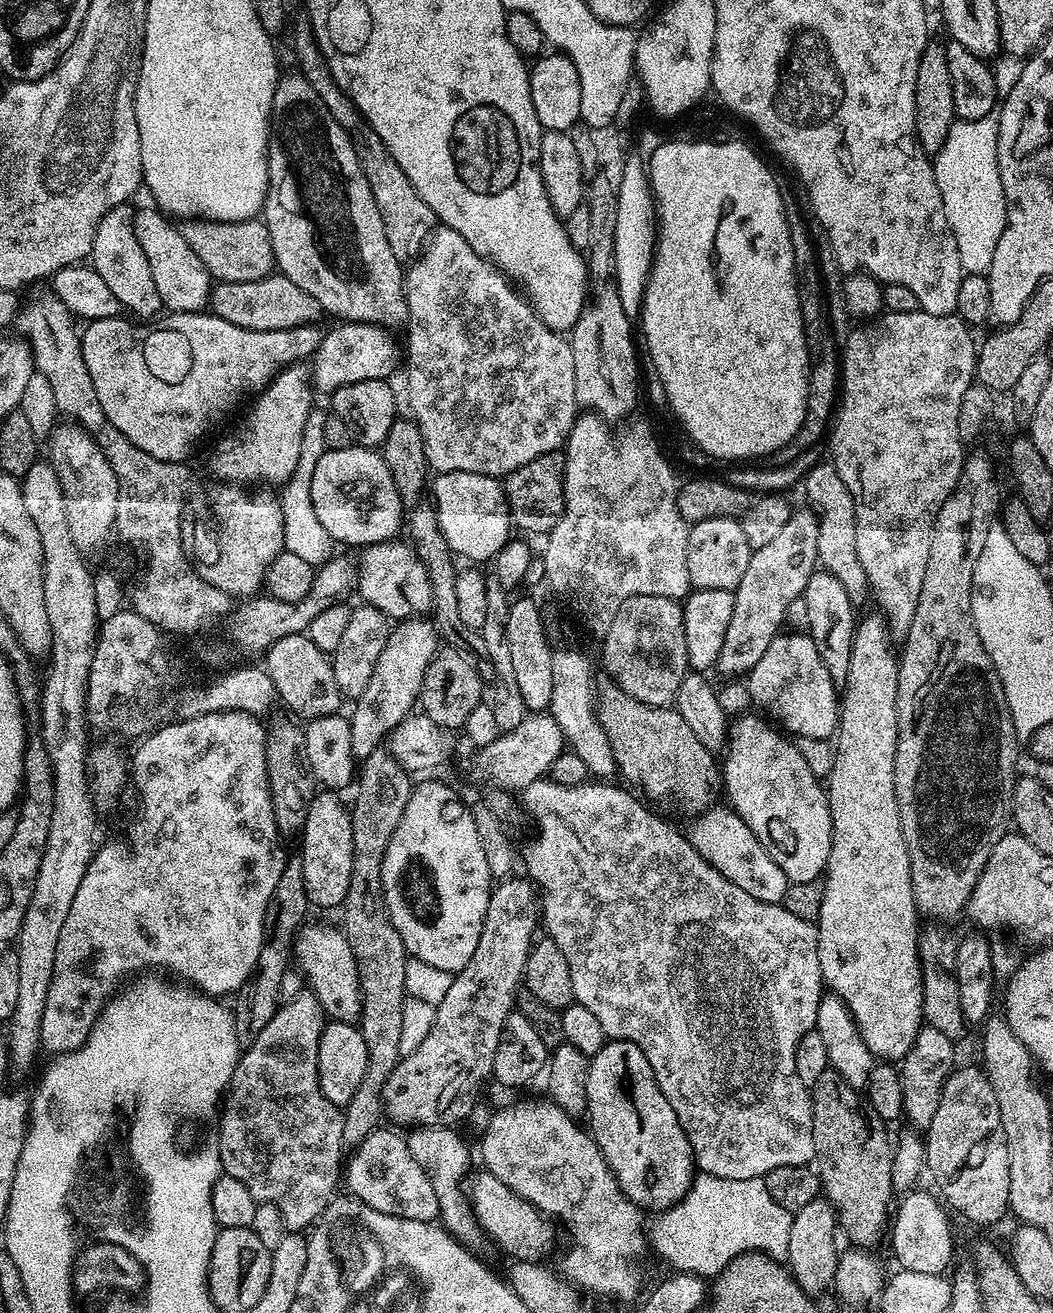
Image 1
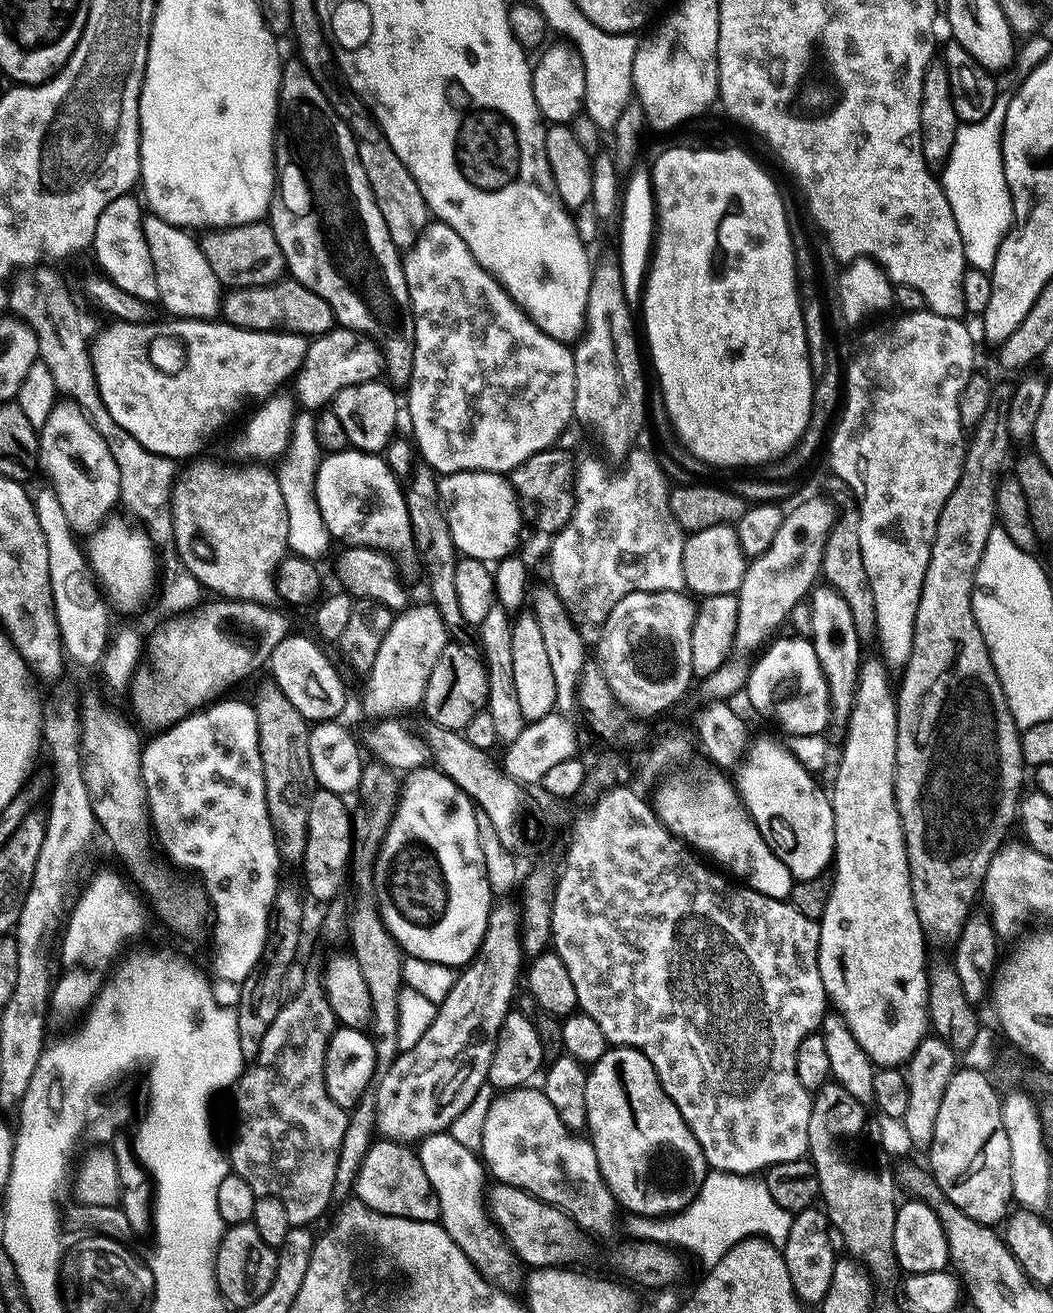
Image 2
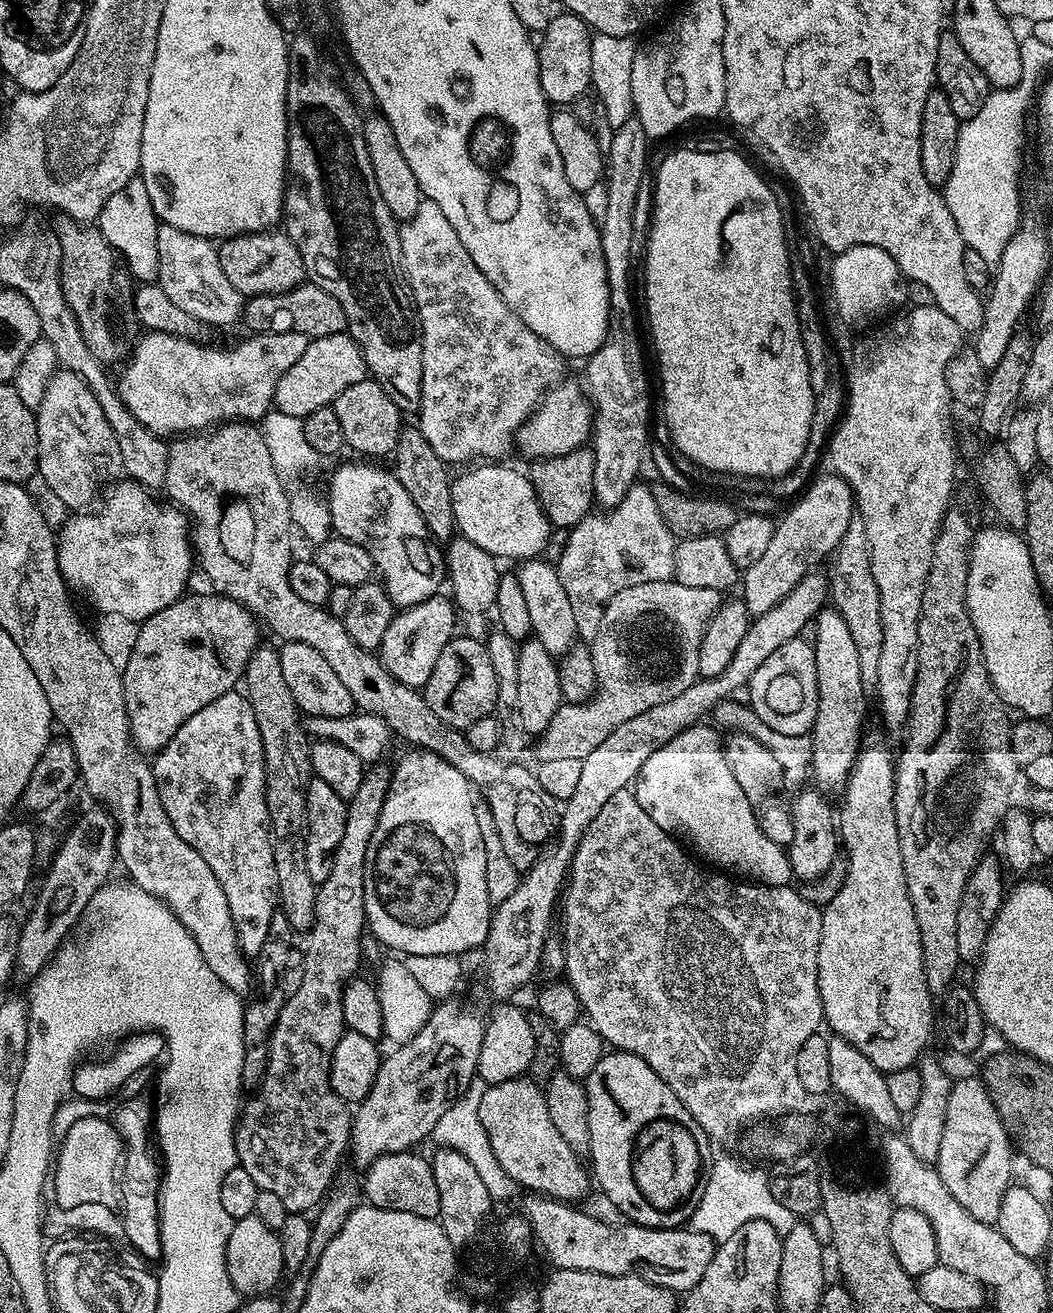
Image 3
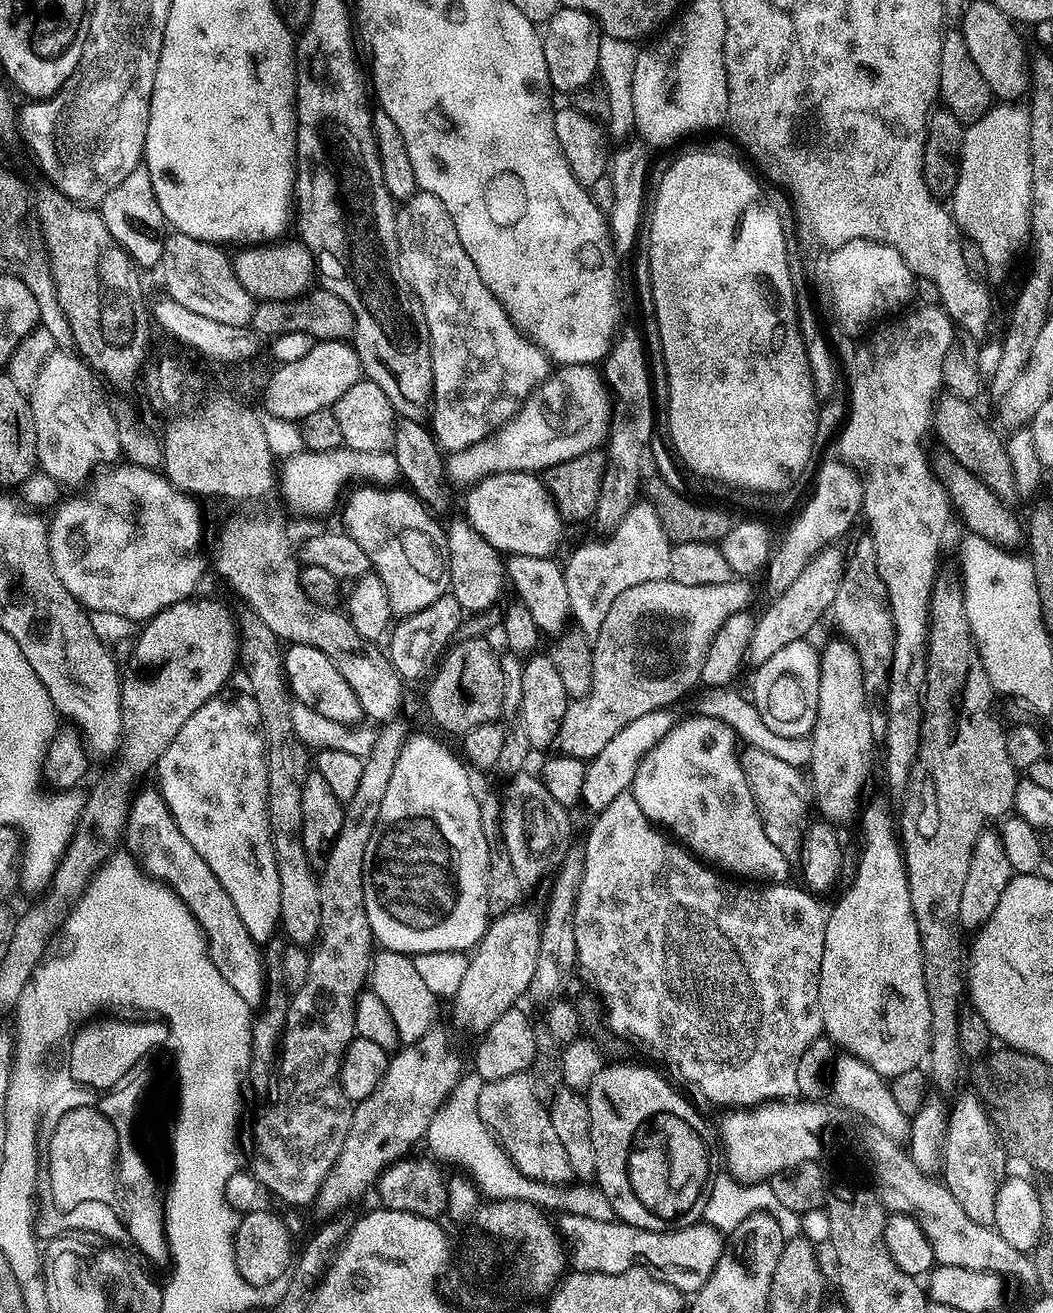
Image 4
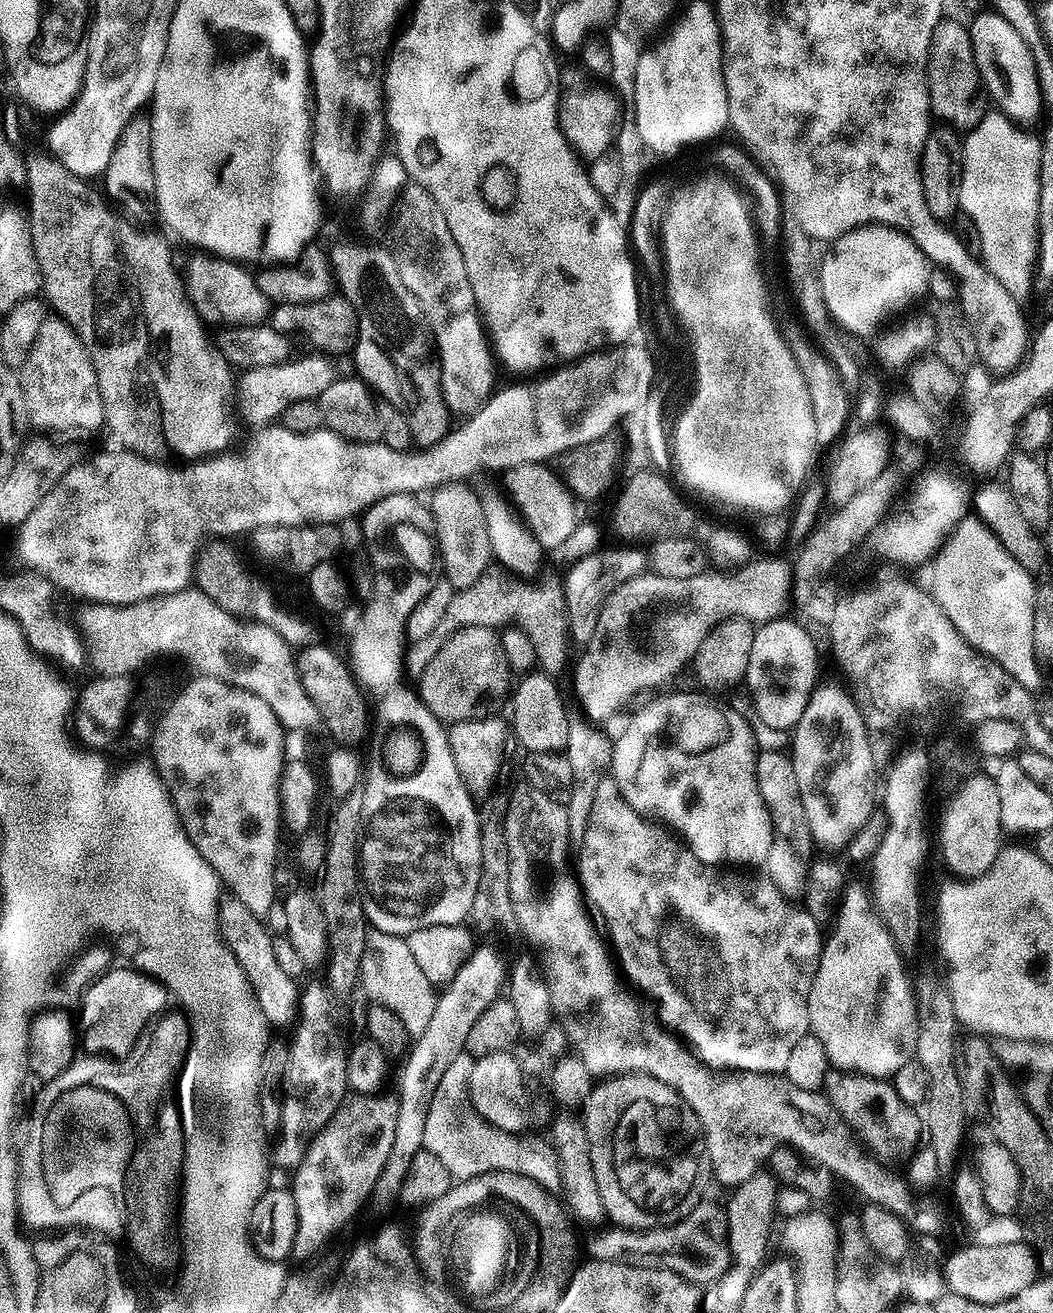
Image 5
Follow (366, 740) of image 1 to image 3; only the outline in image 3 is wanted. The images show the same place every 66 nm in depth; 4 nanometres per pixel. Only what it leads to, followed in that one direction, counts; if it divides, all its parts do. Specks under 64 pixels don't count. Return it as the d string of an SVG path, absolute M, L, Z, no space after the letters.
M444 594L431 596L426 598L426 602L418 602L397 611L386 628L378 649L385 670L405 687L423 689L434 670L434 662L438 662L438 654L442 654L457 631L456 616L458 617L458 609L455 603Z

